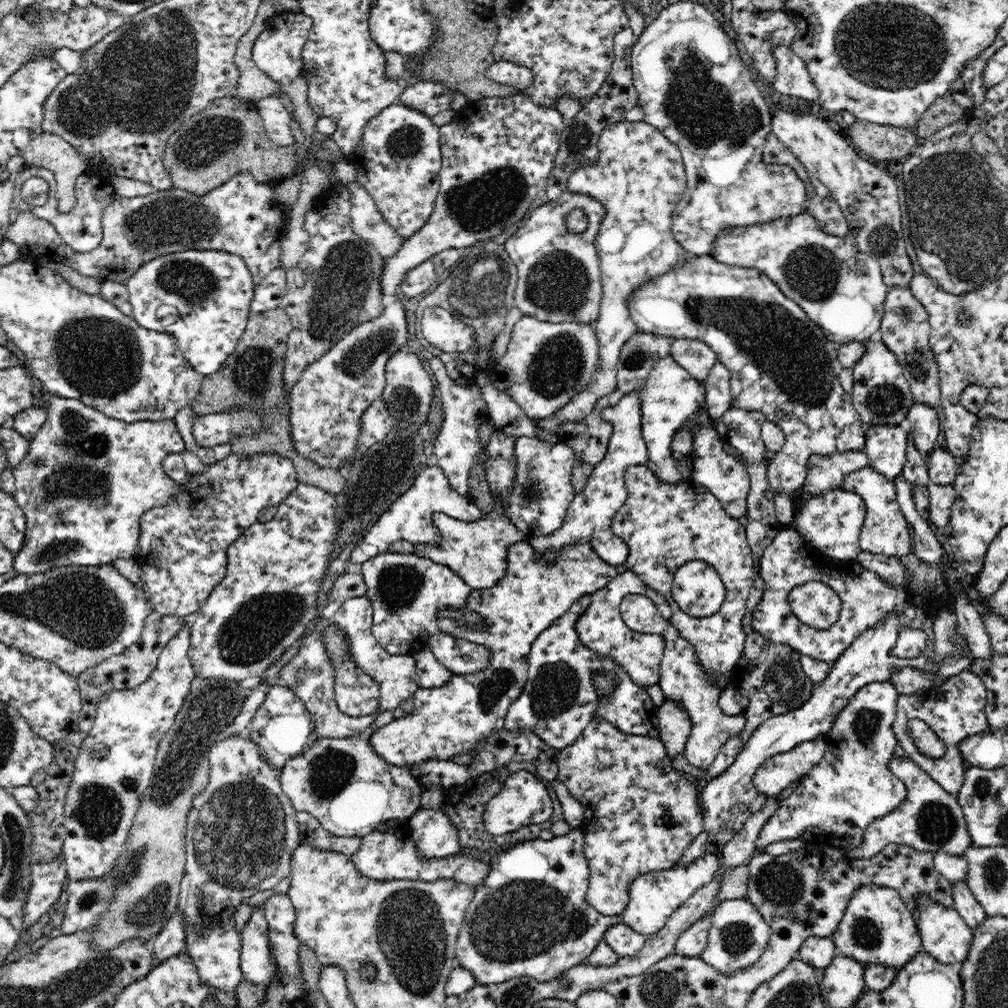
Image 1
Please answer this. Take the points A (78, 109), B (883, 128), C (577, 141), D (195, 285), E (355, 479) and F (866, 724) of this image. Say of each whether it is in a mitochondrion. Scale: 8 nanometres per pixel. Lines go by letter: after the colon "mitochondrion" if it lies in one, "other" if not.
A: mitochondrion
B: other
C: mitochondrion
D: mitochondrion
E: other
F: mitochondrion

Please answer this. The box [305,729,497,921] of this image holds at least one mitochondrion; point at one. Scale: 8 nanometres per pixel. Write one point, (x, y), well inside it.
(332, 770)

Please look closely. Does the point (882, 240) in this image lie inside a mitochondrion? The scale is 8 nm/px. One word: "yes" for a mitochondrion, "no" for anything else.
yes

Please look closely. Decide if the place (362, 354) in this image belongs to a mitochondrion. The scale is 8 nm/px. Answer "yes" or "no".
yes

